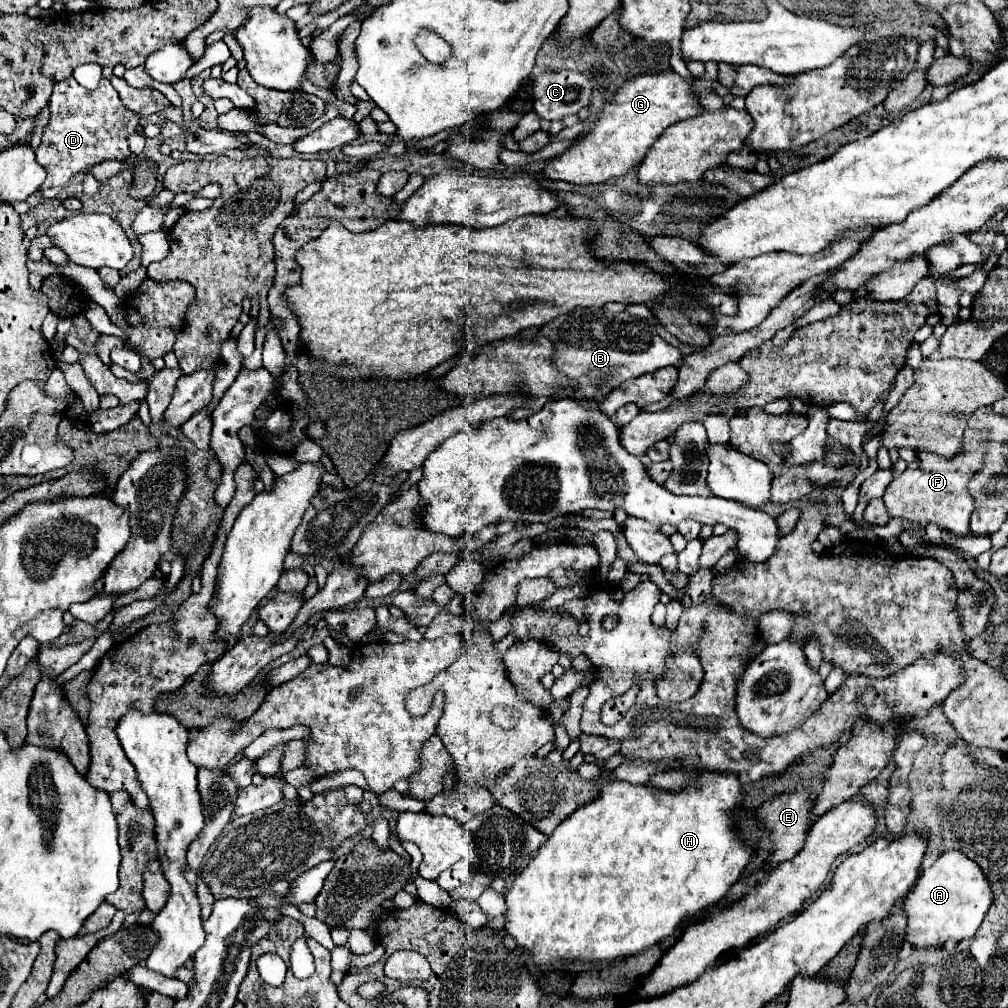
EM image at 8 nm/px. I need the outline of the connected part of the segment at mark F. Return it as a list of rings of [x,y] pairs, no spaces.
[[[979,441],[971,451],[963,451],[957,459],[943,459],[937,453],[921,451],[915,461],[907,465],[907,469],[891,481],[887,487],[883,501],[891,513],[891,517],[901,517],[909,525],[925,527],[927,523],[935,523],[941,529],[953,533],[969,533],[969,517],[973,513],[973,497],[967,489],[969,481],[975,477],[977,469],[985,463],[983,449],[989,447],[989,441]]]

